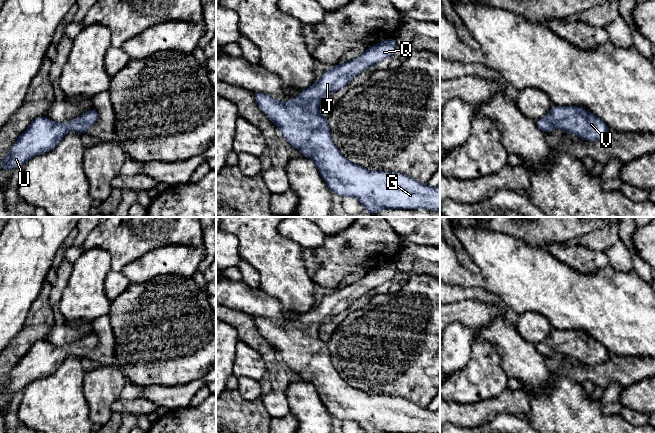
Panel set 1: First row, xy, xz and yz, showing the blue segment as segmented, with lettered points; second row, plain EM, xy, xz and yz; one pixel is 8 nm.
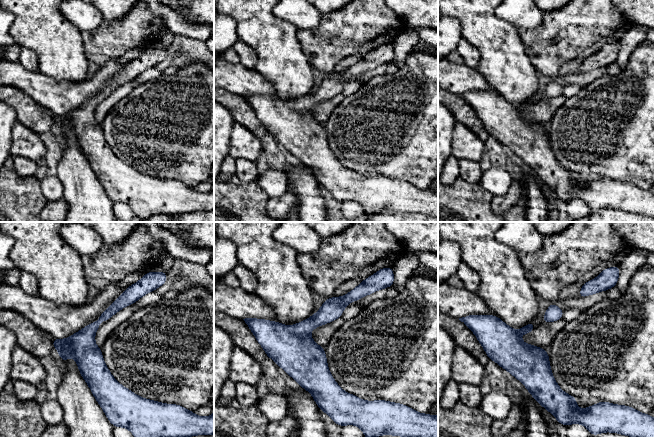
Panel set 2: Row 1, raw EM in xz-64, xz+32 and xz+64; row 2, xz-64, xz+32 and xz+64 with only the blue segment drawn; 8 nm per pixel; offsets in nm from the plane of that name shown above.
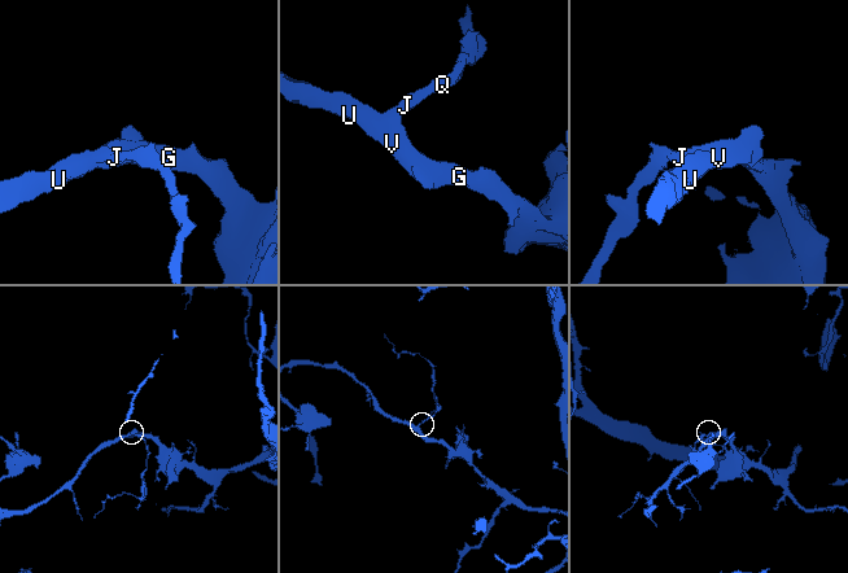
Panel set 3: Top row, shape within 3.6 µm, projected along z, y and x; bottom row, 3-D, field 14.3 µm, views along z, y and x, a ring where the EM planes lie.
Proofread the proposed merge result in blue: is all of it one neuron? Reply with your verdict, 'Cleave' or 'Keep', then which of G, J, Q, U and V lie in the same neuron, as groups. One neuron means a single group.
Keep. Groups: G J Q U V

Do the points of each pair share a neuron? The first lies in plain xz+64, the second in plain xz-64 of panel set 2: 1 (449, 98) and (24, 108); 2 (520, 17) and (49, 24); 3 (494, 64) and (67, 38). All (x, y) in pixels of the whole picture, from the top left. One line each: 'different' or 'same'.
1: same
2: different
3: same

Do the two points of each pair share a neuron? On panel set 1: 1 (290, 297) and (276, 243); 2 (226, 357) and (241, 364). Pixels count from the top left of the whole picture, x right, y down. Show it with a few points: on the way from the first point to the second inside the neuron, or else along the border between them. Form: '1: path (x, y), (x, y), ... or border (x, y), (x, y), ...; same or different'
1: path (290, 284), (282, 274), (280, 263), (276, 256); same
2: border (239, 341), (236, 345), (232, 374); different

